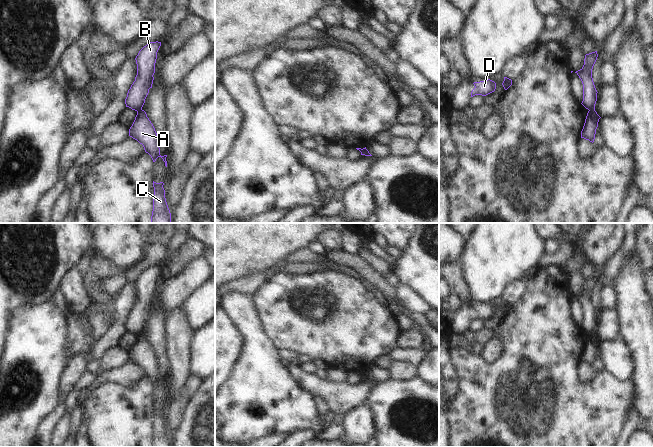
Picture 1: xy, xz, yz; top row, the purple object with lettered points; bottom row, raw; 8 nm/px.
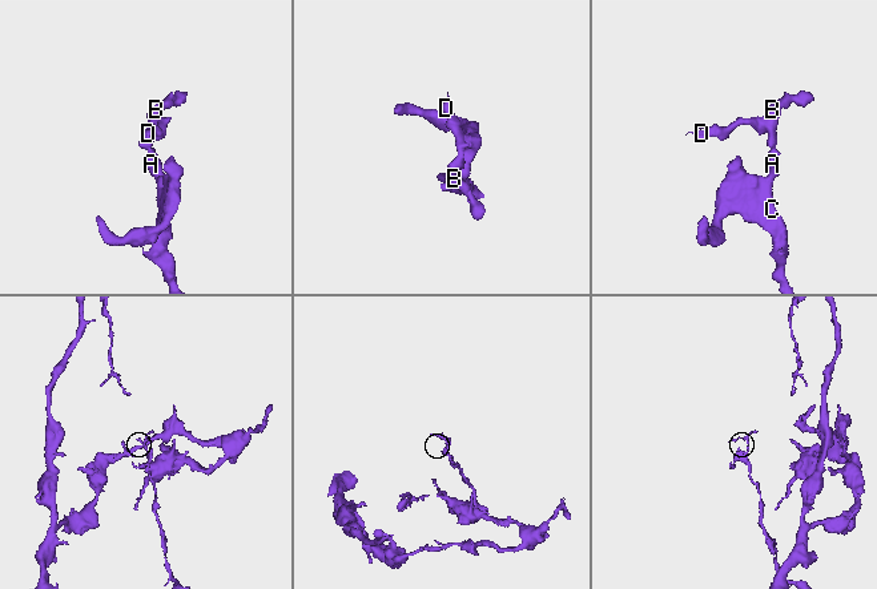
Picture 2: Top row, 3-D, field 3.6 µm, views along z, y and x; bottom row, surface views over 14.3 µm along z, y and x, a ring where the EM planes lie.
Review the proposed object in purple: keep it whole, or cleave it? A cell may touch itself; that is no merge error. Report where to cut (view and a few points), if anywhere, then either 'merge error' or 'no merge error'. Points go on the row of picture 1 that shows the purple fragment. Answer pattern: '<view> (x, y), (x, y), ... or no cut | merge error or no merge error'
yz (589, 109), (594, 110) | merge error

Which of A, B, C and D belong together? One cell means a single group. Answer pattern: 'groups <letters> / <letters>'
groups A C / B D

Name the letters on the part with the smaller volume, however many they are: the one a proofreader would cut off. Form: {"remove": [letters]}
{"remove": ["B", "D"]}

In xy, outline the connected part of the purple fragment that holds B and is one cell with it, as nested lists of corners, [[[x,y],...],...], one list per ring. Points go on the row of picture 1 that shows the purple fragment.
[[[150,42],[139,51],[135,58],[137,75],[125,99],[126,107],[132,110],[142,110],[149,89],[152,88],[157,52],[160,46],[161,42]]]

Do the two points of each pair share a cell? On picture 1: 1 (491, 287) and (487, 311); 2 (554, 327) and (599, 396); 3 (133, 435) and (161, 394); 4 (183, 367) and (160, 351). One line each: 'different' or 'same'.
1: different
2: same
3: different
4: different

